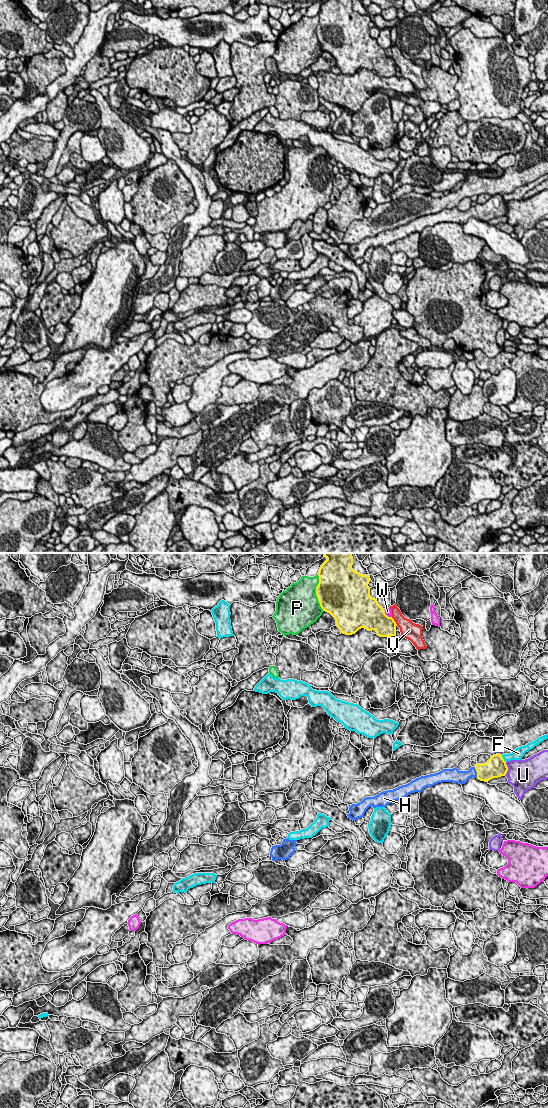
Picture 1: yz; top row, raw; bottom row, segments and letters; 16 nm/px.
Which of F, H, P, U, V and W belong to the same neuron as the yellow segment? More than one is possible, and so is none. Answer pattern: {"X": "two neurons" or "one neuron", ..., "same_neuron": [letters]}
{"F": "two neurons", "H": "one neuron", "P": "two neurons", "U": "two neurons", "V": "two neurons", "W": "two neurons", "same_neuron": ["H"]}

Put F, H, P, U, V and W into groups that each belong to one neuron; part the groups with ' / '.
F / H / P / U / V / W

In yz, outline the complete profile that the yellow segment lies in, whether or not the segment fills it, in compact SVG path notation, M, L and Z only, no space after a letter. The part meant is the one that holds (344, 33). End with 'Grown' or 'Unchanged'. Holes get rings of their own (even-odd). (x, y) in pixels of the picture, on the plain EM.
M326 0L320 7L316 35L323 51L330 53L336 60L341 73L355 74L359 69L375 70L380 77L396 75L396 62L385 54L377 39L370 36L369 15L362 15L352 9L353 0Z. Unchanged

